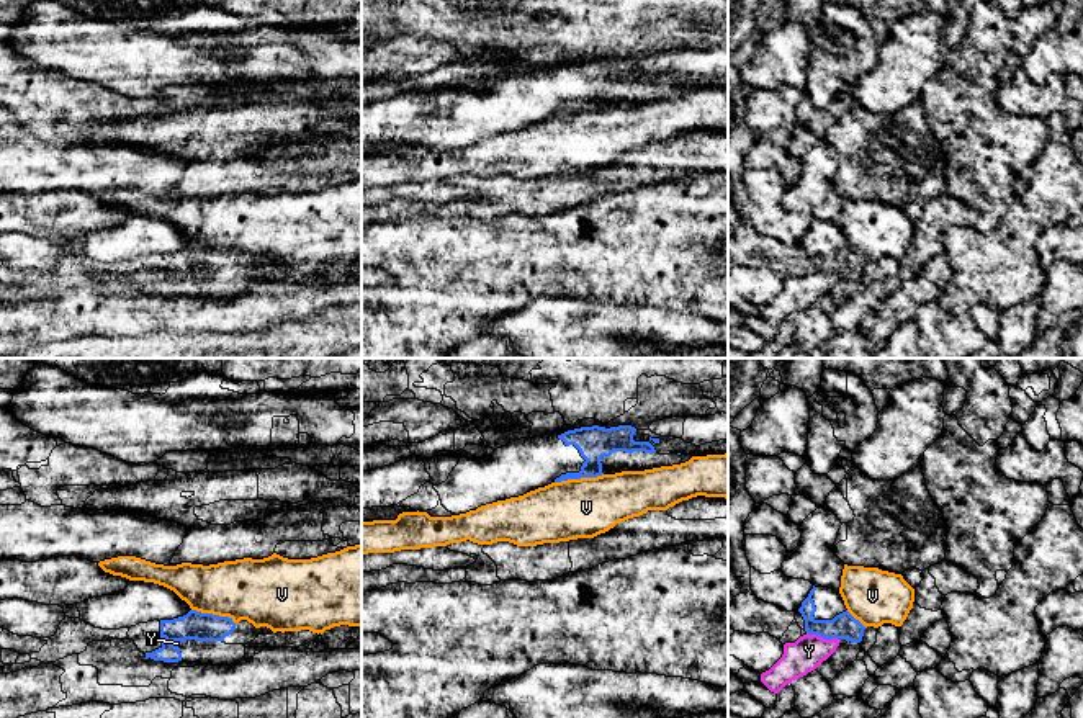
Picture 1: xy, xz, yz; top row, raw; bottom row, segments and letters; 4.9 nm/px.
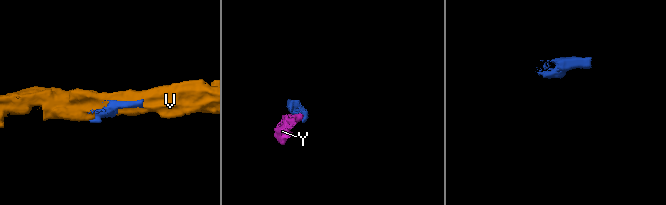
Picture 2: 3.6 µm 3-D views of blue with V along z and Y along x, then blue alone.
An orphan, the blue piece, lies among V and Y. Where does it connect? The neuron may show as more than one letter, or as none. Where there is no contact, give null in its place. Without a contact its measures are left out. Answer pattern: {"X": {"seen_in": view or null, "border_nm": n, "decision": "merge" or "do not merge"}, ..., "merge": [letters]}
{"V": {"seen_in": "xz", "border_nm": 240, "decision": "do not merge"}, "Y": {"seen_in": "yz", "border_nm": 170, "decision": "do not merge"}, "merge": []}

